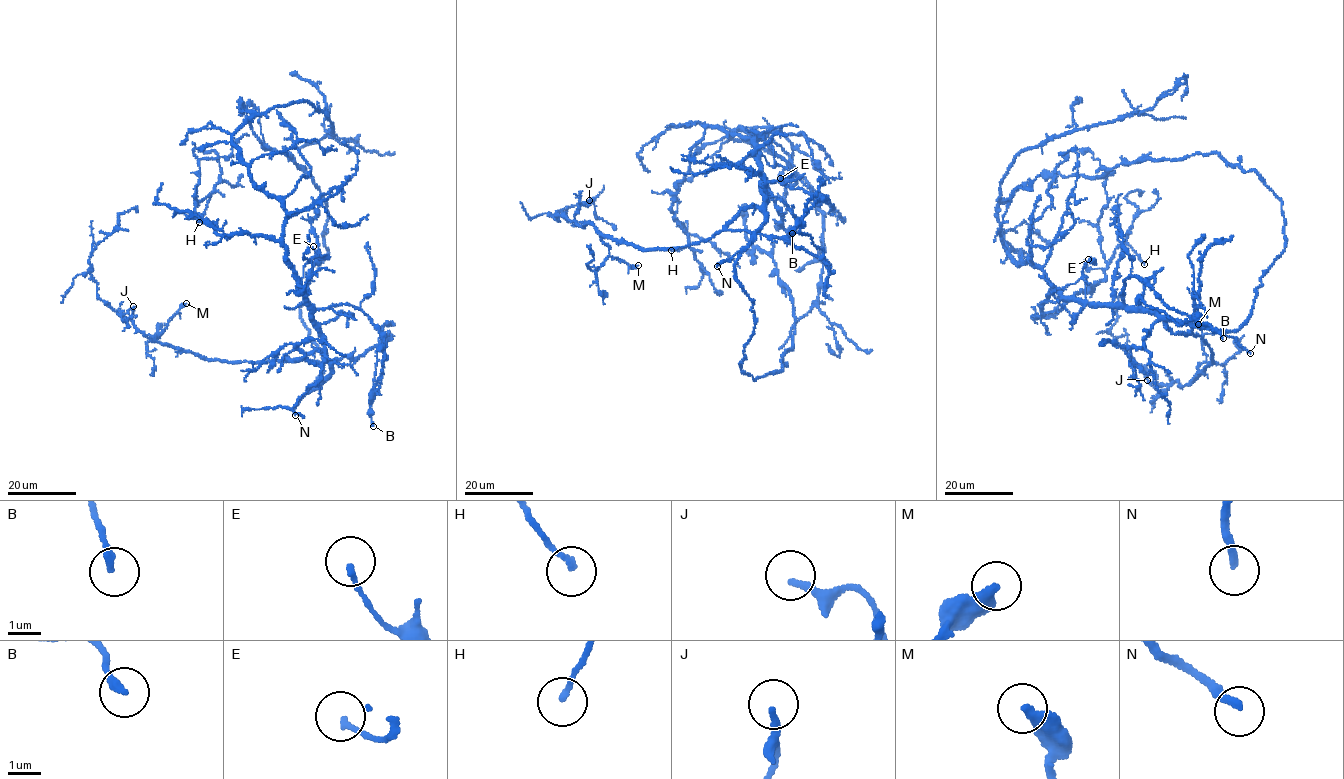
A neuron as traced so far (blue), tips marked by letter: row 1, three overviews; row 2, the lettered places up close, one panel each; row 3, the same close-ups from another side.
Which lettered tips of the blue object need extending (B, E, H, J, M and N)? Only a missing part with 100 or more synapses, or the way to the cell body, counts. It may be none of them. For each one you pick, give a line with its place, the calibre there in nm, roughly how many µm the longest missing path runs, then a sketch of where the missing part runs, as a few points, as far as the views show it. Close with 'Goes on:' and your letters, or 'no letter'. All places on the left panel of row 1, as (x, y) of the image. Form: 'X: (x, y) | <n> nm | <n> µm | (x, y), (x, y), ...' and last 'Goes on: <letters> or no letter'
N: (295, 415) | 220 nm | 80 µm
Goes on: N

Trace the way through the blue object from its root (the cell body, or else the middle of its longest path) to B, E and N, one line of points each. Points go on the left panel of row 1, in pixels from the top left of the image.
B: (322, 340), (312, 314), (342, 304), (360, 308), (379, 331), (385, 345), (381, 374), (373, 391), (373, 426)
E: (322, 340), (300, 284), (304, 265), (315, 256), (326, 256), (320, 256), (313, 246)
N: (322, 340), (332, 372), (319, 388), (301, 397), (294, 409), (295, 415)

